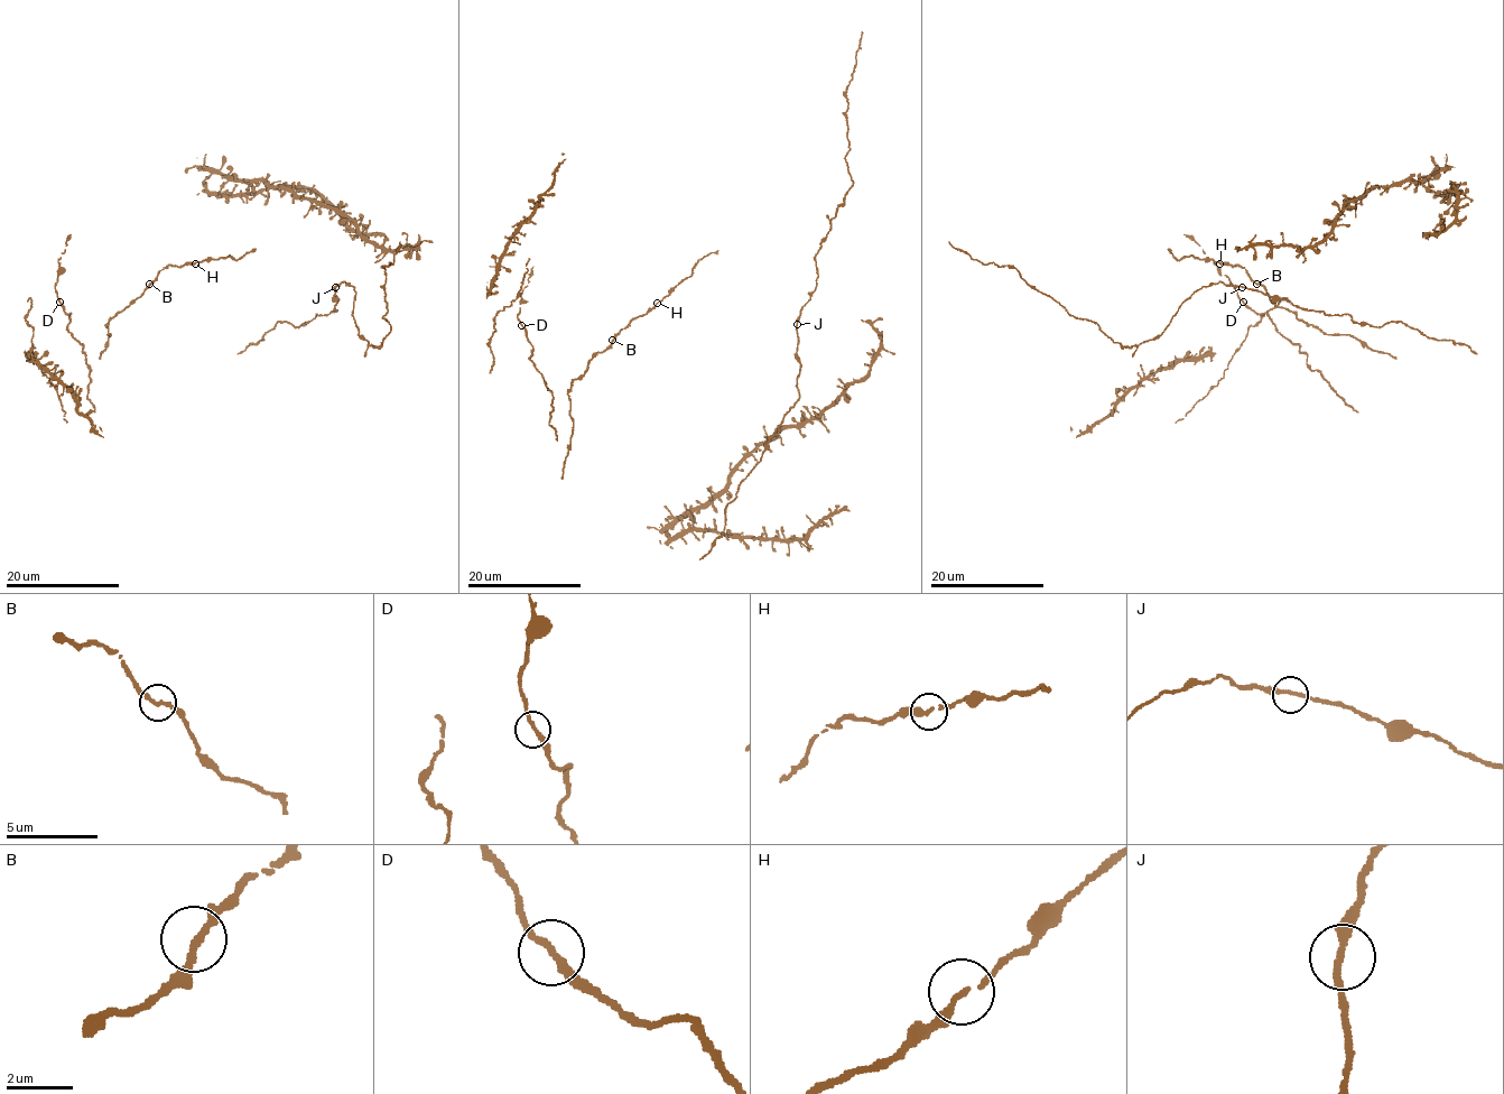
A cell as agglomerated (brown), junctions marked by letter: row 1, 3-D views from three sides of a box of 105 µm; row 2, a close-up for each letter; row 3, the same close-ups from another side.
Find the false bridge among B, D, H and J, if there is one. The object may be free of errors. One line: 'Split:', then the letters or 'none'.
Split: none

